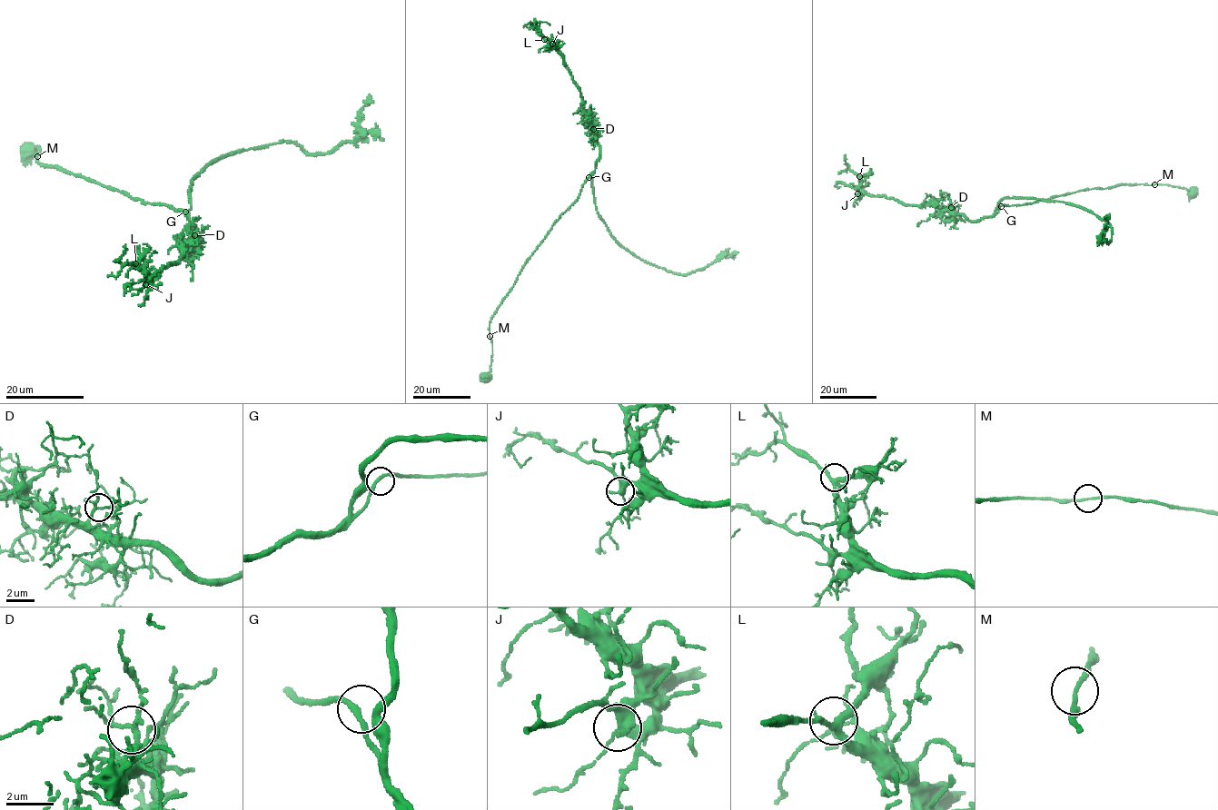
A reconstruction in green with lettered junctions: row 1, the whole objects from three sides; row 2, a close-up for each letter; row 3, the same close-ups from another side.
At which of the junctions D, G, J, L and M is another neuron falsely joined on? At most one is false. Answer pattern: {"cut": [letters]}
{"cut": []}

